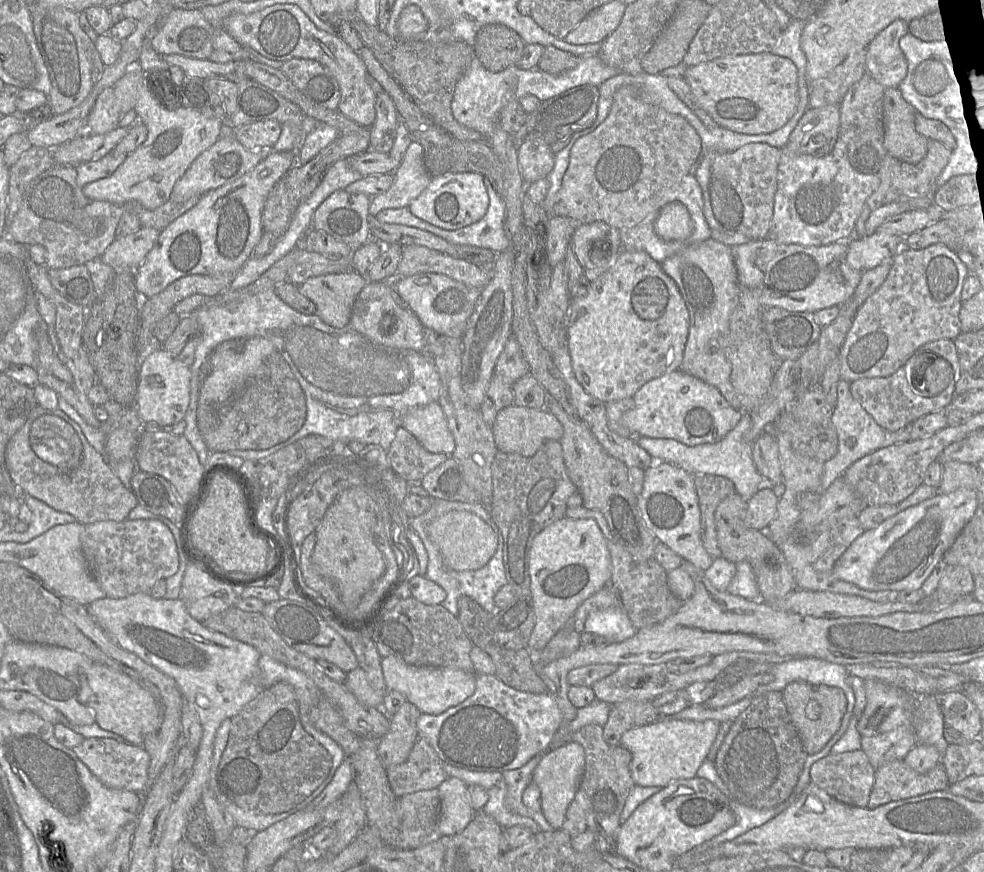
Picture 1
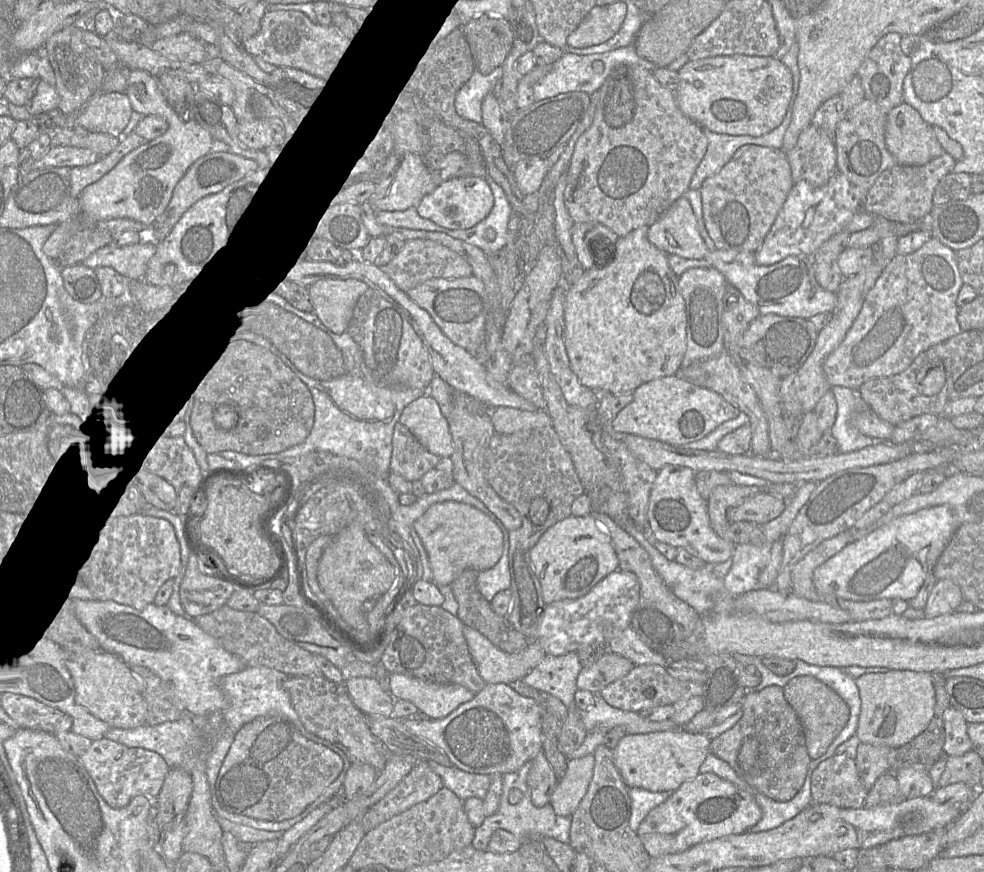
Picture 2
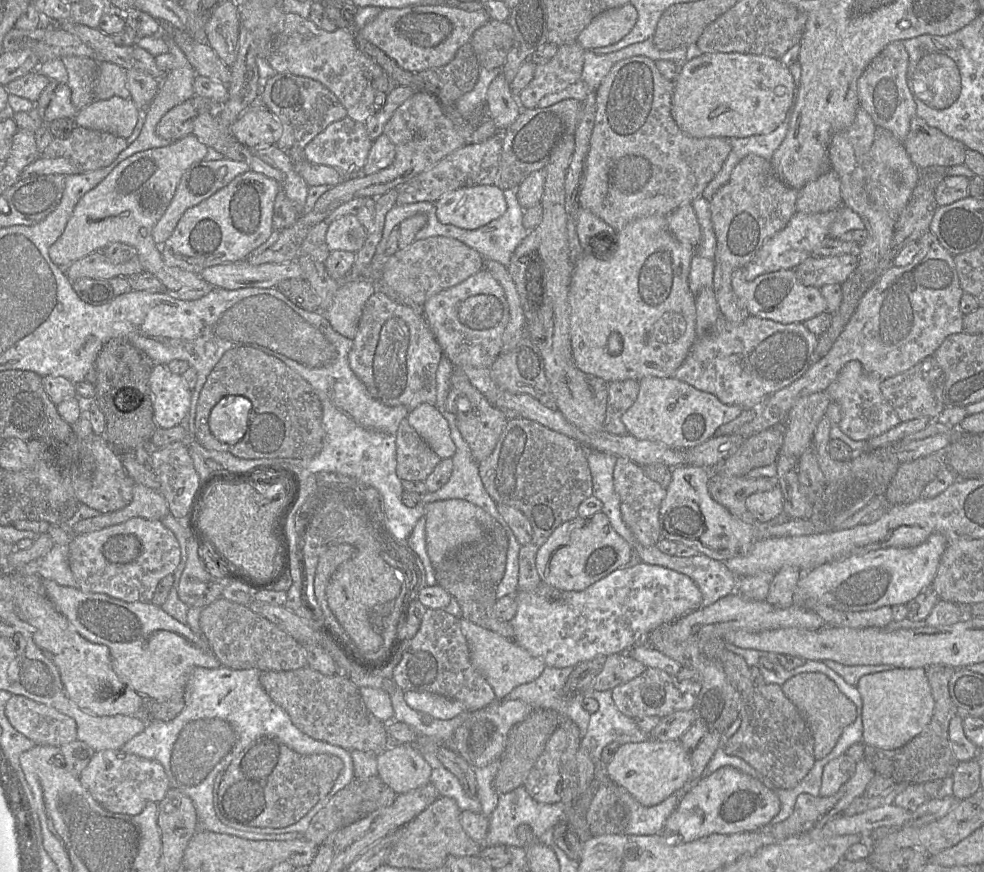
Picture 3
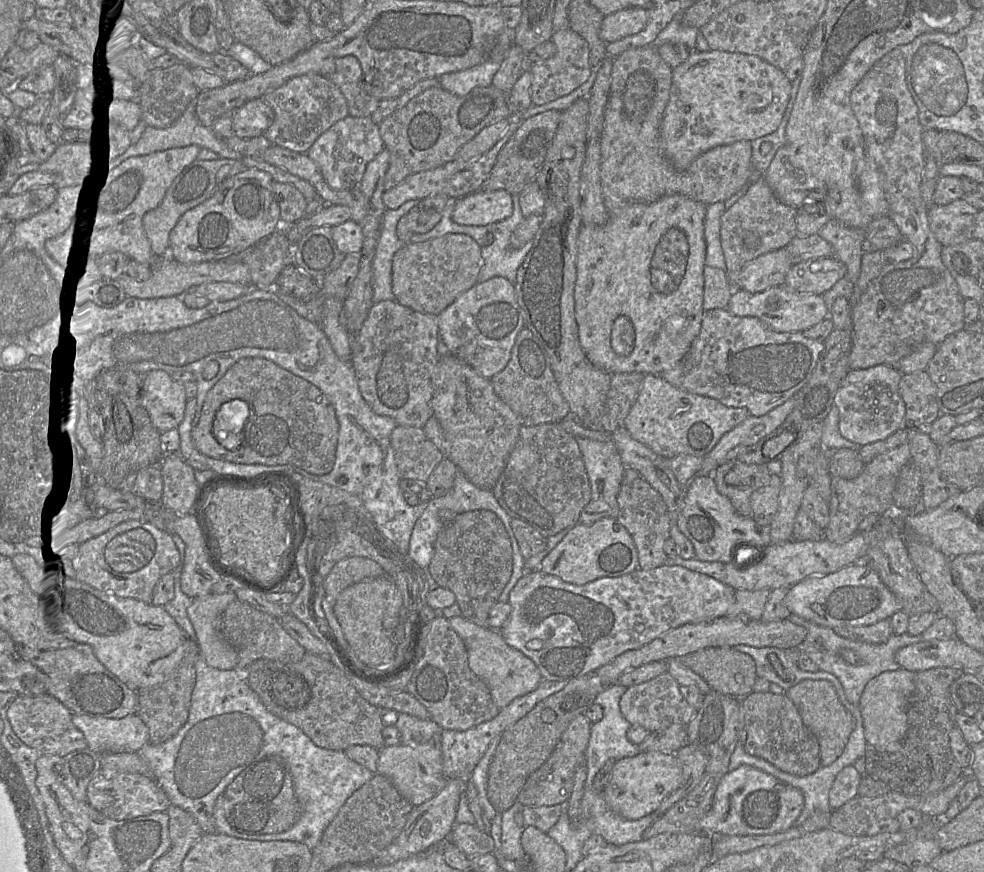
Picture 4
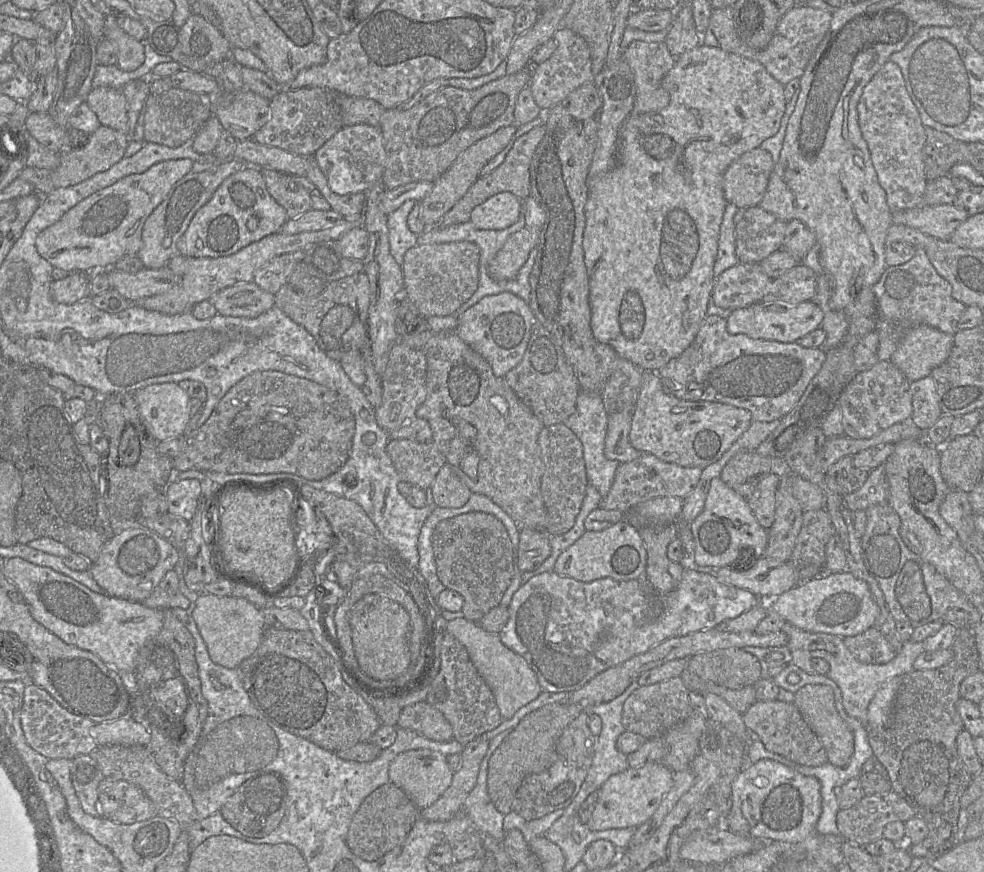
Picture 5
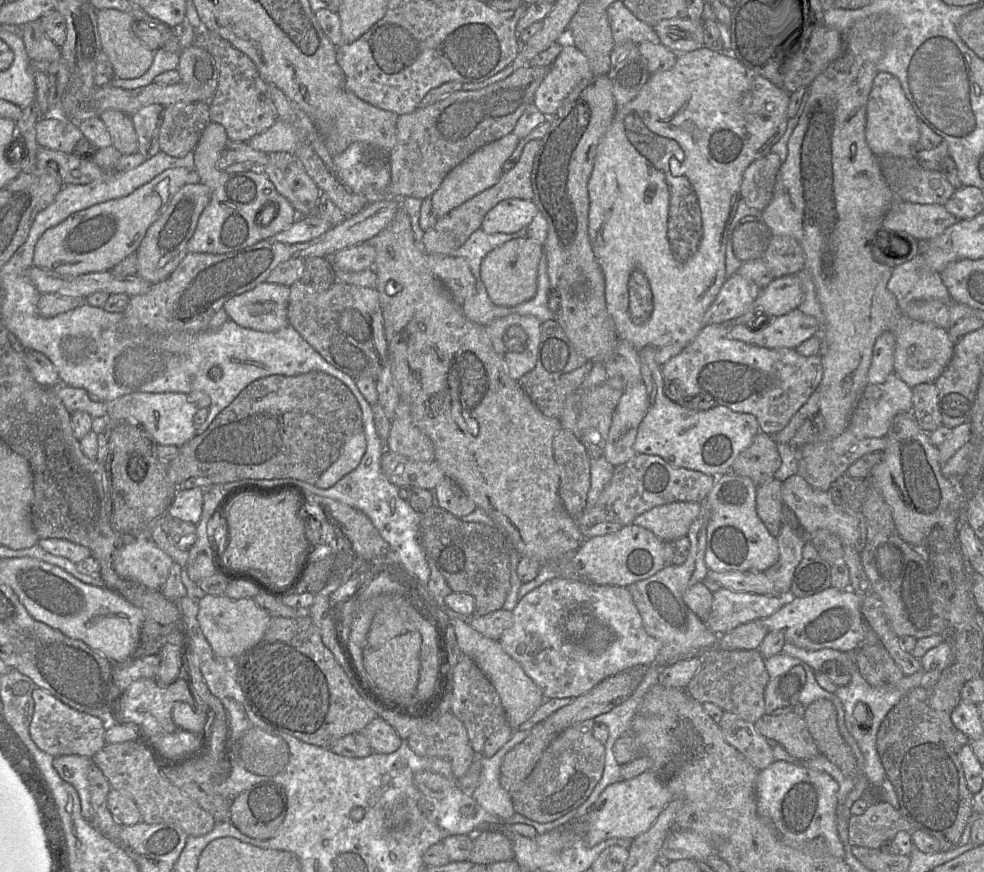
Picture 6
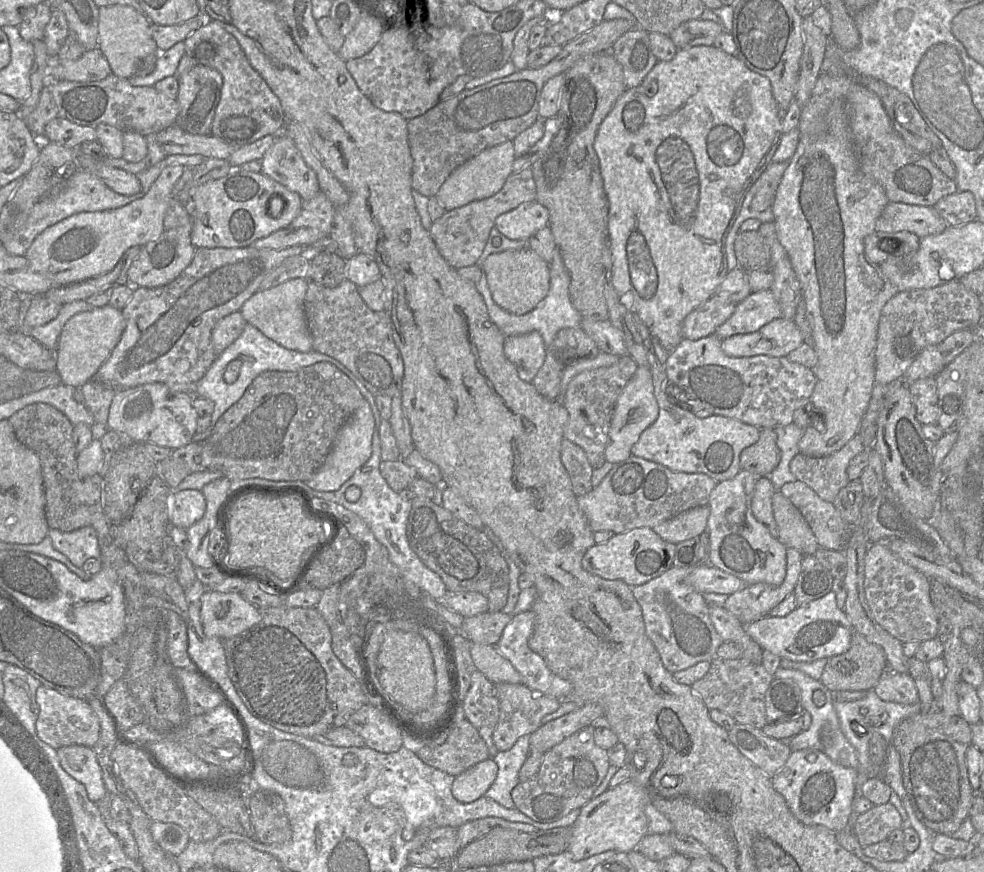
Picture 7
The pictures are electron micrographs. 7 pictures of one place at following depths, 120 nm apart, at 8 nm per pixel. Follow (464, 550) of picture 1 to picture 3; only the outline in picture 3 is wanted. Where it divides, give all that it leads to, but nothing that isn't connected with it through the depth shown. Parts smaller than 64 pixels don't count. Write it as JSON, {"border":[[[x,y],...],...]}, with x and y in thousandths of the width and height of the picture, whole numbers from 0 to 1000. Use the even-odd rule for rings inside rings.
{"border":[[[471,572],[436,576],[432,580],[432,593],[433,628],[440,649],[447,646],[457,633],[486,619],[508,601],[492,584]]]}

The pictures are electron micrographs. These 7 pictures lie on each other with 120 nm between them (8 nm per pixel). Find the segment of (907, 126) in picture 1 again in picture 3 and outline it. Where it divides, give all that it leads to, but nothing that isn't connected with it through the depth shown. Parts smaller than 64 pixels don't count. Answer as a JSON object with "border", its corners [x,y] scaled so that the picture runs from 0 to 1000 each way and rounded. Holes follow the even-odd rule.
{"border":[[[930,133],[918,166],[926,185],[938,195],[980,188],[982,167]]]}

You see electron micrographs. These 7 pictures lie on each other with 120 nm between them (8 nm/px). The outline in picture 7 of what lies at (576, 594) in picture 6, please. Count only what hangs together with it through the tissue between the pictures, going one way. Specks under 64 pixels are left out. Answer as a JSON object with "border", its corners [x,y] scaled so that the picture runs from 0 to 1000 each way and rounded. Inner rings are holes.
{"border":[[[541,700],[519,705],[519,711],[513,718],[503,743],[527,771],[533,786],[543,794],[550,794],[553,797],[566,800],[571,804],[581,794],[581,784],[578,781],[562,773],[554,761],[552,755],[538,743],[537,734],[542,726],[543,717],[544,704]]]}

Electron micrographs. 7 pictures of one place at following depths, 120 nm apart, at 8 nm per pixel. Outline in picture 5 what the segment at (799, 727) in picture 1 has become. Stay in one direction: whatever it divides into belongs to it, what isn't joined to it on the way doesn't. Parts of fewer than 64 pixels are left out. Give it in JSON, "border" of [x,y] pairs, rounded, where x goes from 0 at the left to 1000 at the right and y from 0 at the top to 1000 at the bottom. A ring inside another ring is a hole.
{"border":[[[837,784],[818,786],[807,795],[806,807],[833,849],[839,862],[840,874],[850,880],[859,880],[868,864],[868,843],[850,814],[847,791]]]}

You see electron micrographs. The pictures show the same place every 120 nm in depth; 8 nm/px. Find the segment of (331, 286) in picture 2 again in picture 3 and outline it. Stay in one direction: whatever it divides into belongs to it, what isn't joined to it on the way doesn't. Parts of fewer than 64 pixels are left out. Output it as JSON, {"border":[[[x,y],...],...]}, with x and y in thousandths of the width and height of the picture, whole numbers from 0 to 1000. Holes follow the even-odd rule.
{"border":[[[374,319],[346,322],[337,349],[329,359],[337,376],[359,390],[369,352],[382,331],[384,327]]]}

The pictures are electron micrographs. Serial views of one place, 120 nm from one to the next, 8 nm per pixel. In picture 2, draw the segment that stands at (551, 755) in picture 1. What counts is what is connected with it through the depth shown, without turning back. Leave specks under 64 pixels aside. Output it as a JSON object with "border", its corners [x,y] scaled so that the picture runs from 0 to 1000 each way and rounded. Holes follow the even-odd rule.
{"border":[[[603,866],[577,872],[575,885],[568,892],[558,921],[566,935],[580,937],[584,931],[598,906],[603,881]]]}

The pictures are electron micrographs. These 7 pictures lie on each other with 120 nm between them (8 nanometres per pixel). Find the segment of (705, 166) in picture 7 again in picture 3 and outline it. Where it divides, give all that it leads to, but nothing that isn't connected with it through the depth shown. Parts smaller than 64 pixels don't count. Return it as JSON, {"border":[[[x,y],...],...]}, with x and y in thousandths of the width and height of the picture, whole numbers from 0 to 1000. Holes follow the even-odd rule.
{"border":[[[716,61],[694,72],[685,93],[682,130],[690,147],[706,158],[780,154],[797,139],[807,91],[791,68],[761,61]],[[675,247],[645,251],[625,271],[608,268],[601,278],[607,286],[602,290],[593,289],[586,297],[577,335],[579,392],[584,419],[591,427],[609,432],[618,440],[637,435],[650,437],[655,432],[682,432],[707,390],[706,337],[699,323],[706,284],[684,271]]]}

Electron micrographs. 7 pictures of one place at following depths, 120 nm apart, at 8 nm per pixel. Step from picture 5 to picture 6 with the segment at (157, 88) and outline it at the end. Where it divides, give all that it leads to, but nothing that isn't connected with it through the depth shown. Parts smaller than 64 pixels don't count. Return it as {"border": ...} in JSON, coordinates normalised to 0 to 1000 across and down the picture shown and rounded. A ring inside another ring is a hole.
{"border":[[[206,116],[167,123],[162,147],[164,173],[180,181],[189,179],[198,171],[213,140],[213,120]]]}

